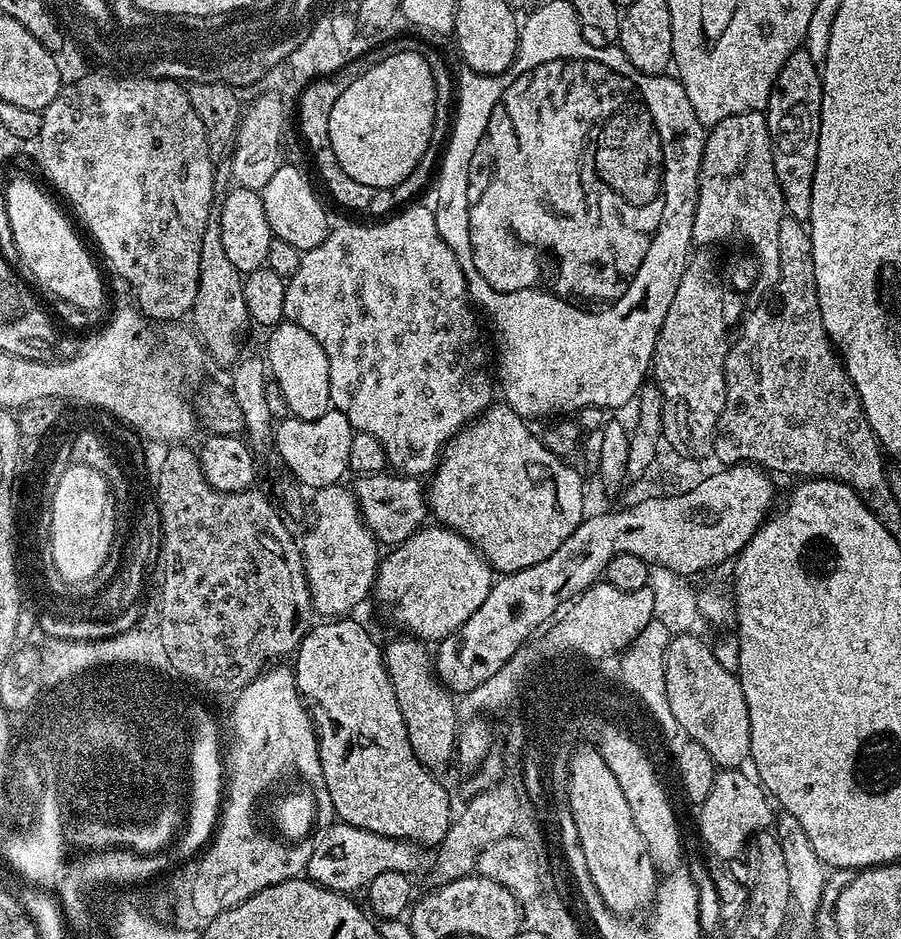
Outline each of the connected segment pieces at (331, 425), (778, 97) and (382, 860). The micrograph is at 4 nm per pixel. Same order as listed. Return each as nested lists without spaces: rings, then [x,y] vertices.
[[[329,410],[314,421],[303,421],[293,415],[288,419],[279,421],[274,428],[274,449],[280,455],[280,460],[285,464],[287,471],[299,482],[314,488],[328,487],[331,484],[339,484],[344,480],[344,475],[349,475],[350,469],[350,442],[354,435],[352,423],[346,418],[346,414],[335,410]]]
[[[798,50],[790,54],[790,58],[786,58],[786,66],[782,66],[774,82],[766,109],[776,169],[780,175],[780,182],[784,185],[785,196],[788,196],[785,209],[787,215],[801,222],[807,221],[810,214],[810,198],[814,198],[814,170],[818,162],[818,134],[822,114],[822,68],[817,57],[815,60],[810,53],[804,51]]]
[[[343,822],[321,827],[311,837],[312,853],[306,869],[307,879],[330,888],[335,892],[356,894],[356,891],[367,889],[368,885],[378,874],[387,871],[400,871],[415,874],[429,867],[428,856],[421,845],[403,838],[374,834],[365,828],[350,826]]]

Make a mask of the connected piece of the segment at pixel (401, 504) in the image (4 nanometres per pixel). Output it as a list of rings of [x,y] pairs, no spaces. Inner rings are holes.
[[[391,471],[369,472],[355,477],[354,493],[369,531],[381,545],[395,546],[425,527],[430,509],[426,499],[426,488],[415,476],[401,476]]]

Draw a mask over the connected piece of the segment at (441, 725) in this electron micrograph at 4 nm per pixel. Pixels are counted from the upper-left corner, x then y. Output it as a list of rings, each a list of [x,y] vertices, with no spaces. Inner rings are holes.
[[[401,636],[385,645],[385,664],[388,677],[394,686],[394,694],[398,700],[399,710],[406,722],[407,737],[414,756],[429,771],[438,772],[455,755],[458,741],[456,728],[460,718],[458,706],[453,693],[436,676],[429,647],[413,636]]]

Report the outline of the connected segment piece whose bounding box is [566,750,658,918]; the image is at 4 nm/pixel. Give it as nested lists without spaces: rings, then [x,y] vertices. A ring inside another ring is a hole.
[[[597,750],[573,751],[566,773],[566,808],[577,826],[578,838],[598,893],[606,906],[625,918],[653,907],[657,897],[658,865],[648,854],[648,847],[634,826],[634,814],[626,803],[626,794],[618,786],[618,778],[610,774],[610,766]]]

